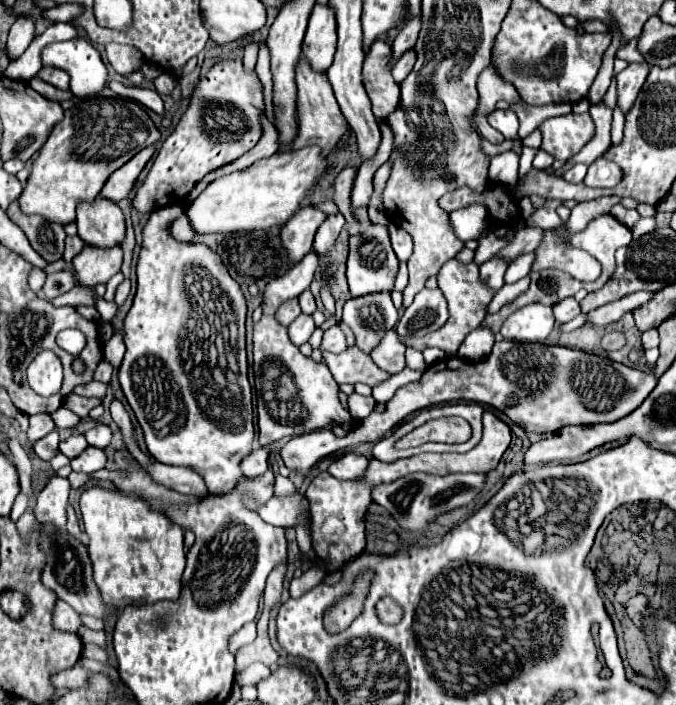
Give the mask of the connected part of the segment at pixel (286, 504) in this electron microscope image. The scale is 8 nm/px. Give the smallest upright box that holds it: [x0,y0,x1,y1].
[259,494,299,526]

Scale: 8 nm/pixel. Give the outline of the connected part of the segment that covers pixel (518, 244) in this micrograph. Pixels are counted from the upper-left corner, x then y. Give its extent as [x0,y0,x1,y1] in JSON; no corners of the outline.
[499,226,545,262]

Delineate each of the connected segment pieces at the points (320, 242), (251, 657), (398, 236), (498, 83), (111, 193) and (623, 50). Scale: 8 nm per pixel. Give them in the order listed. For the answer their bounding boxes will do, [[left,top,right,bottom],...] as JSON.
[[313,214,345,258],[235,614,279,674],[389,222,413,262],[477,64,517,116],[101,146,155,202],[616,39,644,63]]

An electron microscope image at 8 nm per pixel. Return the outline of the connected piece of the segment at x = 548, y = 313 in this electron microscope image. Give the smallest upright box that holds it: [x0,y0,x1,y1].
[501,304,555,342]

